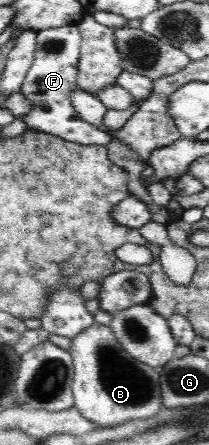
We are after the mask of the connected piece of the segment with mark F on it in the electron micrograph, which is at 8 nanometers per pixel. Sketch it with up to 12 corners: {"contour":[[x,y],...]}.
{"contour":[[78,25],[36,32],[20,93],[29,131],[110,145],[80,120]]}

